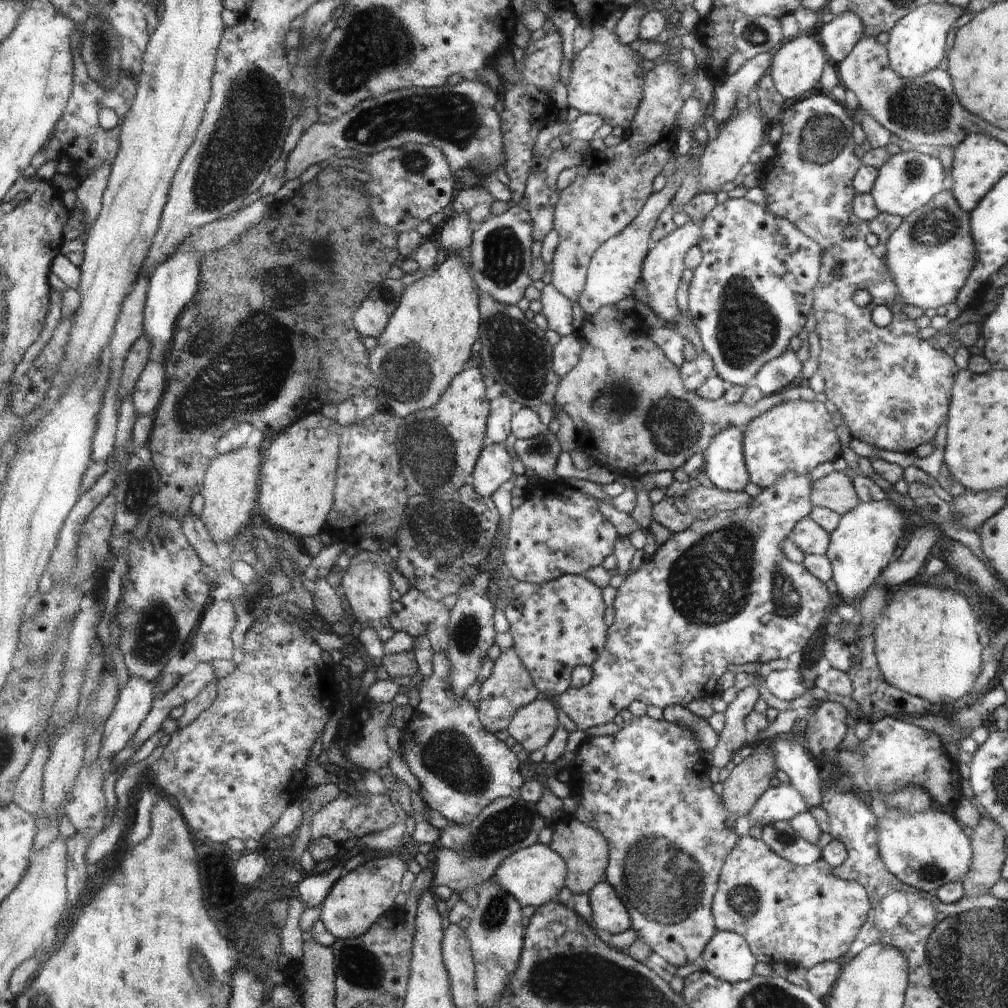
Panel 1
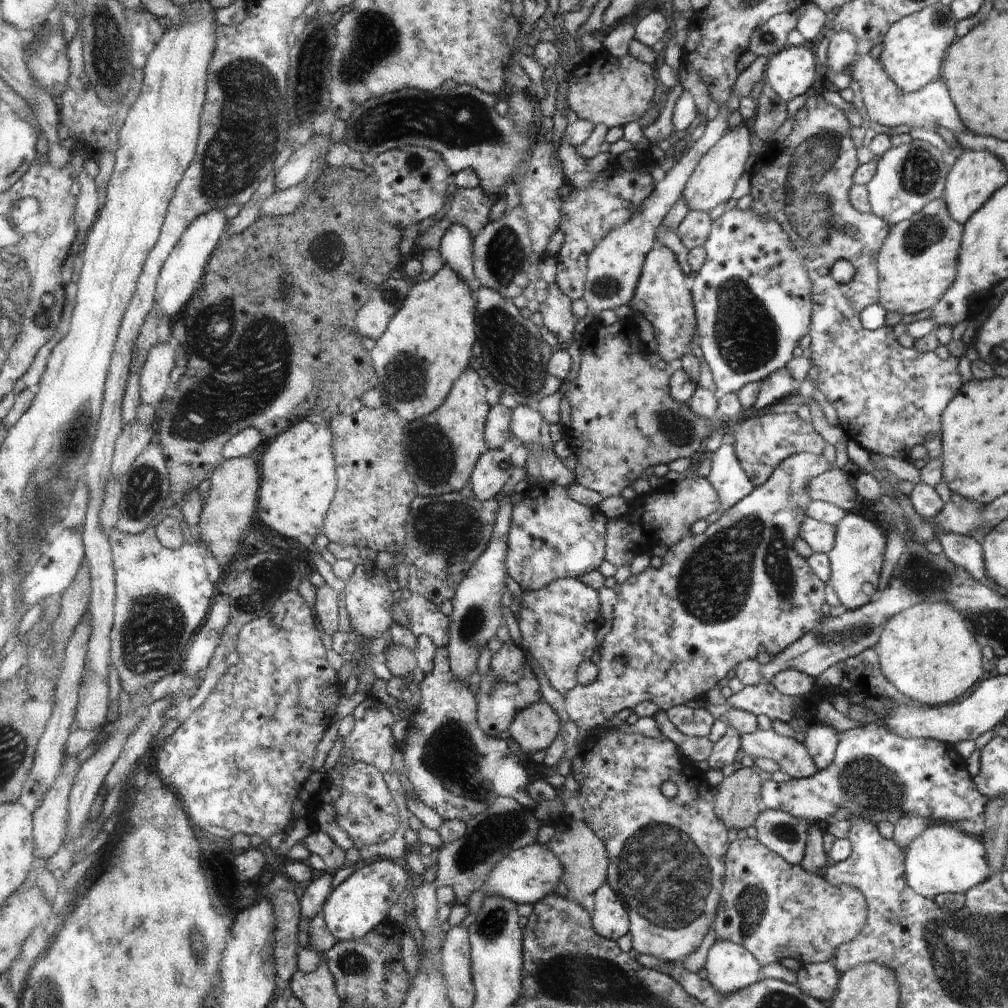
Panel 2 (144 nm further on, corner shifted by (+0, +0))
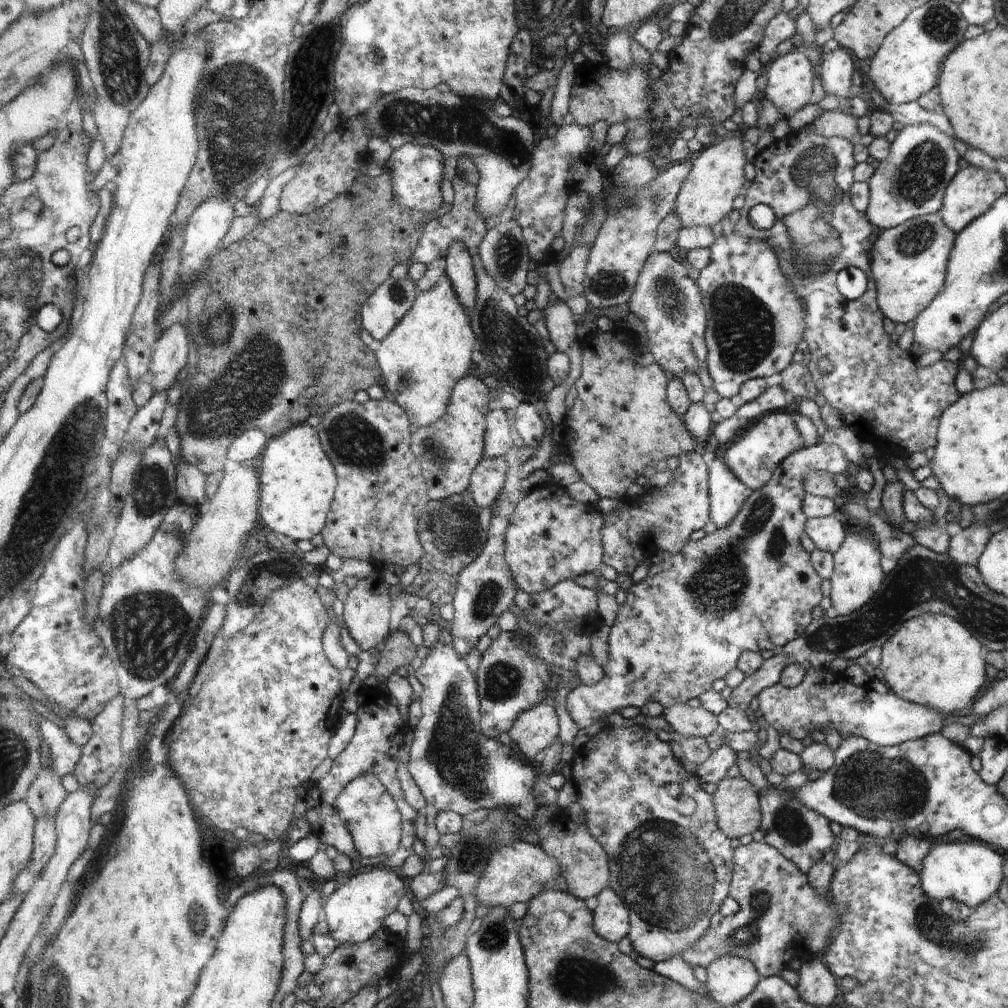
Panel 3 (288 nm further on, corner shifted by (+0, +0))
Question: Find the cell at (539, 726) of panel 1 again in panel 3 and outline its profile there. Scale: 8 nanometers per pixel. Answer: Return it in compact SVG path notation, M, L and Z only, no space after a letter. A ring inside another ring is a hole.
M537 704L535 708L523 712L509 732L511 740L519 746L527 760L533 760L541 750L551 748L561 736L561 720L557 708Z

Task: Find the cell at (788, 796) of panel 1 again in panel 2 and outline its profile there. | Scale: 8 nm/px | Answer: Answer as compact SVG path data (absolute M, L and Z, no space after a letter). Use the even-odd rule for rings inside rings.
M879 718L843 732L831 764L813 776L779 784L773 780L763 782L765 810L781 810L791 818L813 824L823 824L827 816L833 816L837 806L845 806L851 816L861 816L873 824L881 820L893 824L905 812L919 812L925 824L957 824L969 818L981 826L985 804L987 800L975 790L963 768L963 760L951 746L929 738L899 736Z

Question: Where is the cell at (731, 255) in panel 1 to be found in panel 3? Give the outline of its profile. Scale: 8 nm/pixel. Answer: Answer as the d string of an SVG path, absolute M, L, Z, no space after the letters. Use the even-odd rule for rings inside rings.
M731 232L729 236L717 236L709 248L711 262L699 270L699 278L695 284L703 294L703 308L707 314L705 326L705 344L707 344L707 374L713 380L713 390L721 396L731 400L731 396L739 394L739 388L747 380L765 378L775 372L783 372L789 362L791 354L801 340L803 328L803 302L797 298L791 282L783 276L783 268L779 264L777 252L765 242L755 238L745 238L743 234Z

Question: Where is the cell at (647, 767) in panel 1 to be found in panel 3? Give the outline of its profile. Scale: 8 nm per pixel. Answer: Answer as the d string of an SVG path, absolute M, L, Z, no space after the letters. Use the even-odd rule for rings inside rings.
M603 726L599 730L593 730L589 732L587 736L583 736L577 746L575 746L575 754L573 754L573 760L569 760L569 766L571 766L571 780L575 782L575 788L577 788L577 802L579 806L585 810L585 820L587 820L587 828L591 832L591 836L605 848L607 856L609 856L609 870L611 870L611 890L613 892L619 892L619 896L623 896L623 904L627 904L627 908L633 908L631 910L631 936L629 942L631 942L631 948L643 956L643 958L649 958L653 960L655 964L659 962L665 962L665 960L671 960L675 956L681 956L683 950L689 950L689 946L701 938L701 934L705 932L705 928L709 926L709 918L711 914L717 912L719 904L723 902L723 898L727 896L727 884L731 884L731 862L735 858L735 844L731 844L731 838L727 838L719 826L717 826L717 814L715 814L715 796L711 792L707 792L707 784L703 784L703 780L699 780L699 776L695 774L695 770L681 758L679 754L679 748L677 744L673 742L665 742L665 740L659 740L659 738L653 738L653 736L647 736L643 732L637 732L639 726L633 728L611 728L611 726ZM669 782L677 782L681 786L681 794L679 798L671 798L665 794L665 790L661 788L663 784L669 784Z

